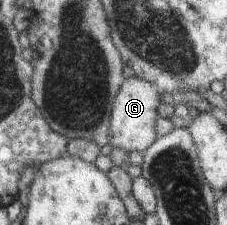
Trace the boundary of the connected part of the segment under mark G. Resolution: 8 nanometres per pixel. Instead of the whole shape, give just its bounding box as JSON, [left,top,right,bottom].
[109,76,161,153]

